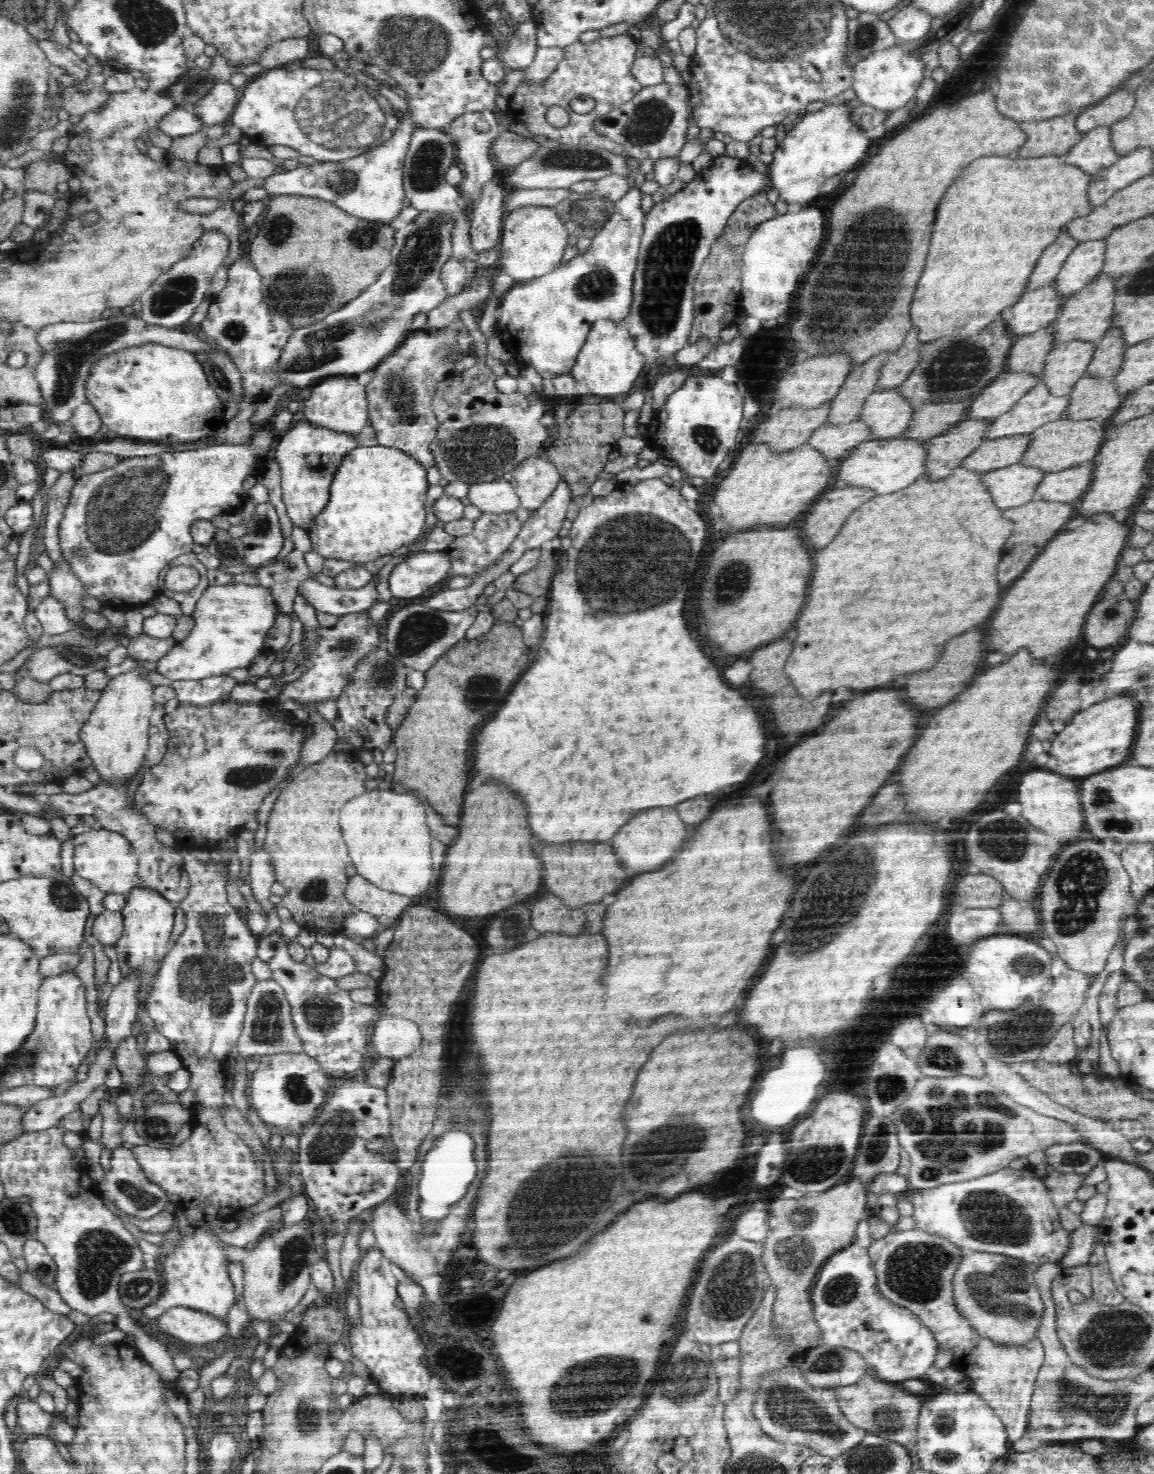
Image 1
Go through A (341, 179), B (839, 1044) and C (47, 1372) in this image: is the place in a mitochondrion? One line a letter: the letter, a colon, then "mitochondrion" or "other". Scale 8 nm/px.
A: mitochondrion
B: other
C: other

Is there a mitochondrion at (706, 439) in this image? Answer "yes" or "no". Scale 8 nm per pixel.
yes

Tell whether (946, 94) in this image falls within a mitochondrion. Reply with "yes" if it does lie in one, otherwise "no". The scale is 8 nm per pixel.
no

